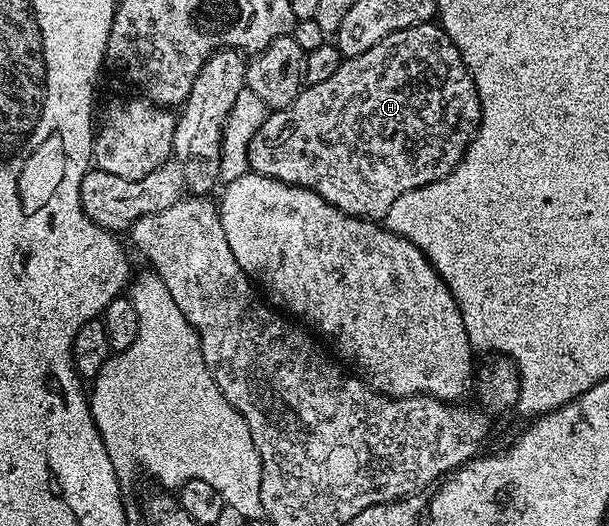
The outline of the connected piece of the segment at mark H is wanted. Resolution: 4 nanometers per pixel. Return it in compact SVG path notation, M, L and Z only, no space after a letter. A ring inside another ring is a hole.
M435 21L423 22L417 26L402 28L390 36L386 36L386 40L374 44L374 48L362 52L356 58L344 60L338 70L323 82L305 85L293 103L284 110L271 111L265 117L262 128L258 130L254 140L248 146L248 164L251 173L261 174L291 186L301 186L312 190L330 204L334 204L334 208L338 208L344 214L355 218L380 220L387 214L390 204L394 204L394 200L398 200L398 196L416 190L420 186L442 180L452 170L455 170L456 165L464 159L468 145L472 143L480 125L480 116L480 96L476 93L476 85L458 48L452 43L447 32Z

